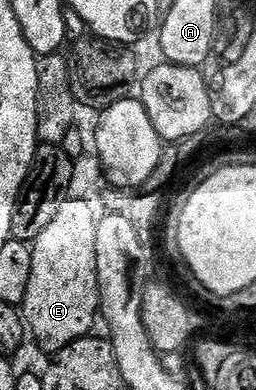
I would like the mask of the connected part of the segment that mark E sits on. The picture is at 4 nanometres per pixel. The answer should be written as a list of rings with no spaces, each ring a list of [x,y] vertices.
[[[82,196],[68,197],[61,210],[51,221],[49,228],[37,236],[31,246],[33,256],[33,272],[29,276],[29,292],[25,292],[25,300],[21,313],[26,321],[32,339],[39,341],[43,350],[58,352],[73,344],[78,338],[88,337],[95,326],[95,317],[101,314],[99,301],[99,281],[97,280],[97,224],[99,218],[95,214],[96,207]]]

